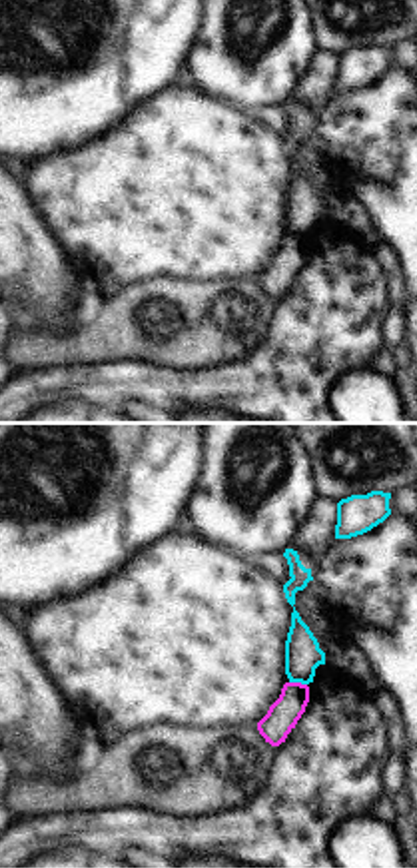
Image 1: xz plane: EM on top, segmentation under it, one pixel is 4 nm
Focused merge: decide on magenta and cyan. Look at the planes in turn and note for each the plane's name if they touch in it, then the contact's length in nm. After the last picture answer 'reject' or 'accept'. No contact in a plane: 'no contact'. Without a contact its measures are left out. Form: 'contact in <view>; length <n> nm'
contact in xz; length 70 nm

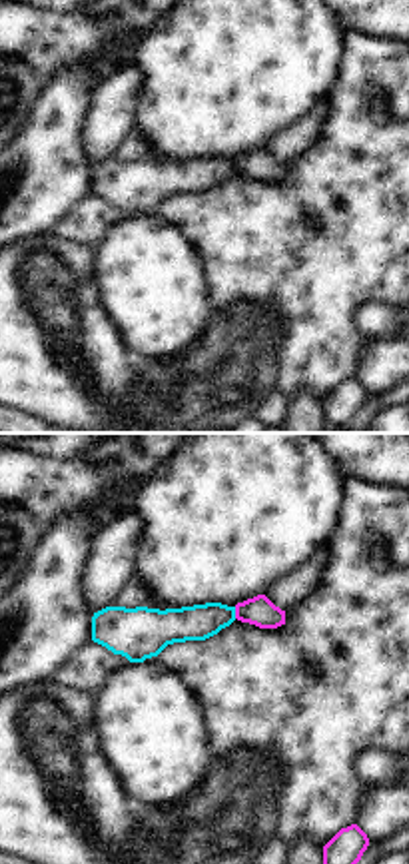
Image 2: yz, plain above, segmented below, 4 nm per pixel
contact in yz; length 50 nm

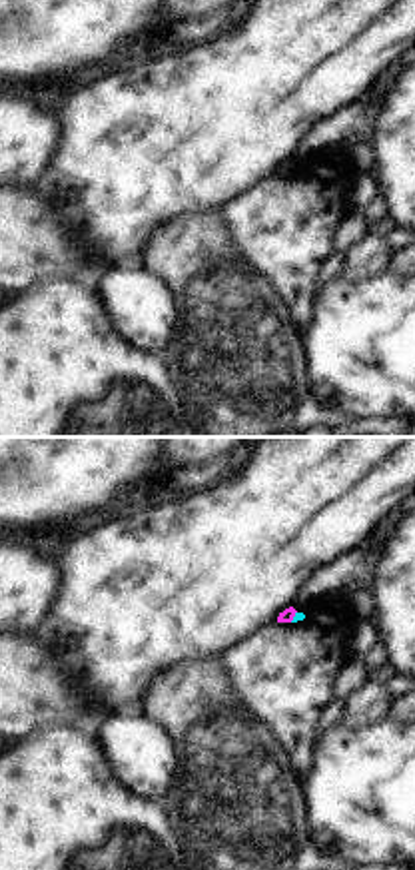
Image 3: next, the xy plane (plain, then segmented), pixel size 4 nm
contact in xy; length 50 nm

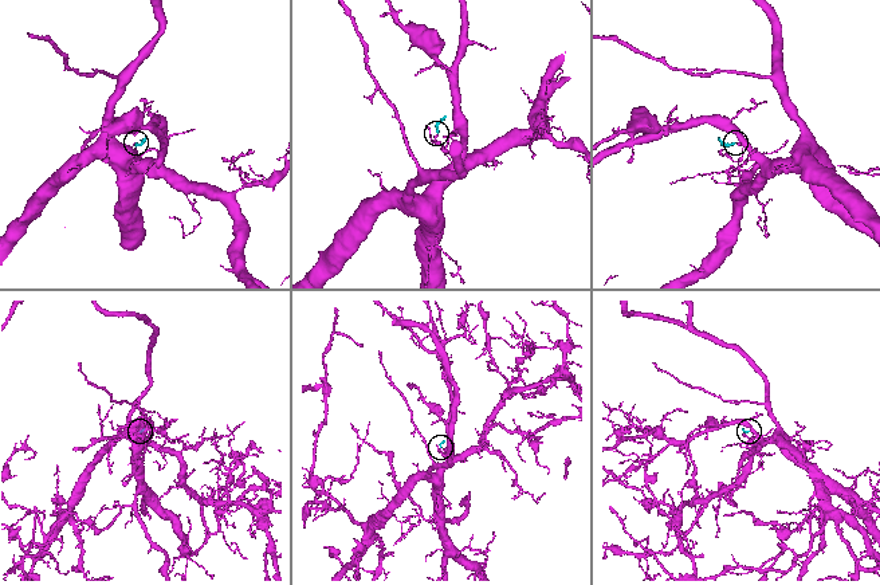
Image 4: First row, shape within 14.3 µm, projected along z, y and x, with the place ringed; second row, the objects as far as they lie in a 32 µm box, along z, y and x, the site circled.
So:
reject

